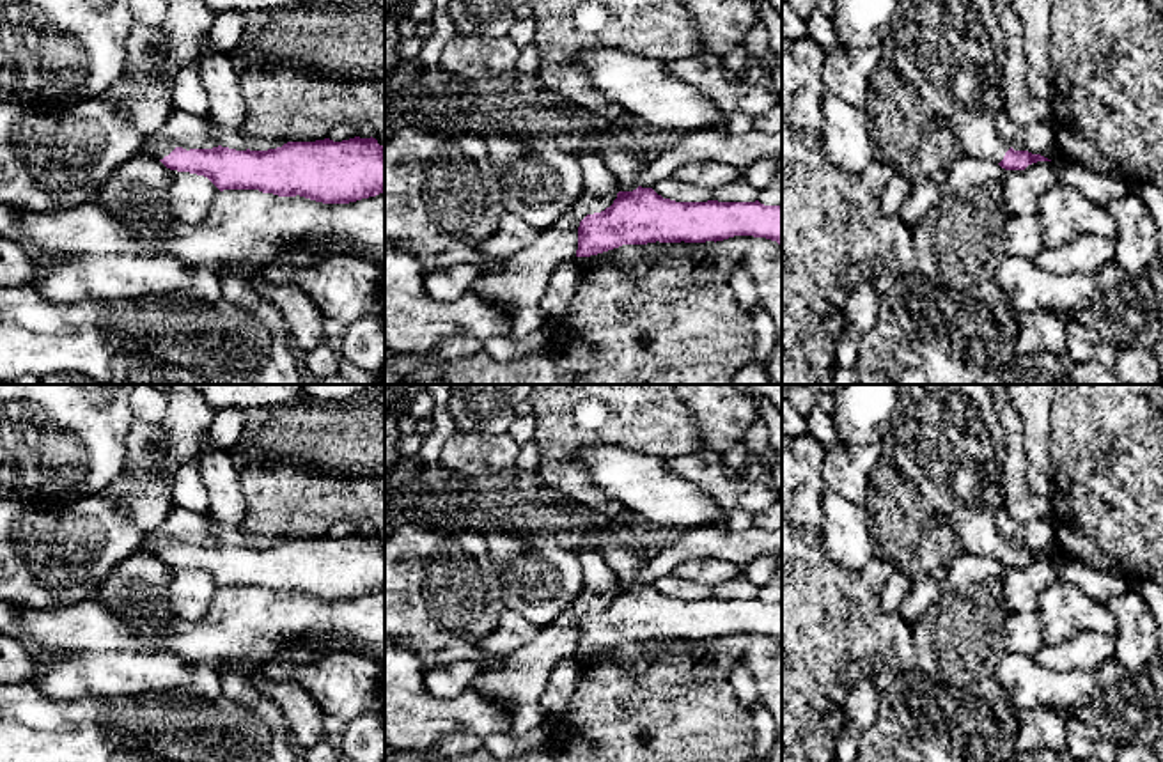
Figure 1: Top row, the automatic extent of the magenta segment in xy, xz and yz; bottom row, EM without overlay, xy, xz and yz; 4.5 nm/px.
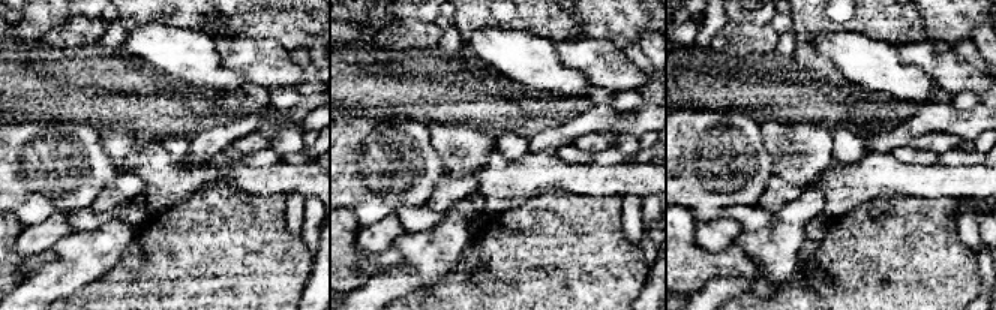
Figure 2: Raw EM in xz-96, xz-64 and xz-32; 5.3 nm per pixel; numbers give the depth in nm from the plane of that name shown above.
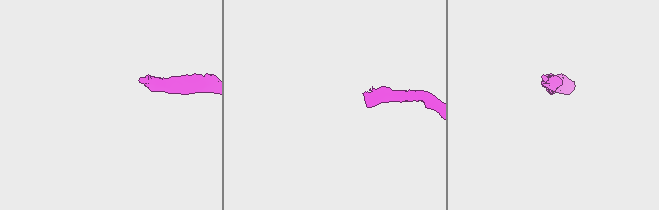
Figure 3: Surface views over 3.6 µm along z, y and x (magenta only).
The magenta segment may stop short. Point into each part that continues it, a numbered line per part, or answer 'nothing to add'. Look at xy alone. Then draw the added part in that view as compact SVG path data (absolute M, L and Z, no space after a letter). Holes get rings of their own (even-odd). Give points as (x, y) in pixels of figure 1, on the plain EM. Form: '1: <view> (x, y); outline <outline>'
1: xy (162, 544); outline M149 532L149 540L151 540L151 548L154 549L156 556L163 556L165 553L168 553L176 544L165 535L160 535L158 532Z

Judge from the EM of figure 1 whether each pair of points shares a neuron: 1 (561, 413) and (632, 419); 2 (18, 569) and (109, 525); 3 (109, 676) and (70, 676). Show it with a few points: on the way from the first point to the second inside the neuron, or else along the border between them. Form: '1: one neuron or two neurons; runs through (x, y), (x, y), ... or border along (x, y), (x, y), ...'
1: one neuron; runs through (578, 413), (614, 413)
2: one neuron; runs through (41, 569), (85, 544)
3: one neuron; runs through (100, 676), (78, 676)

